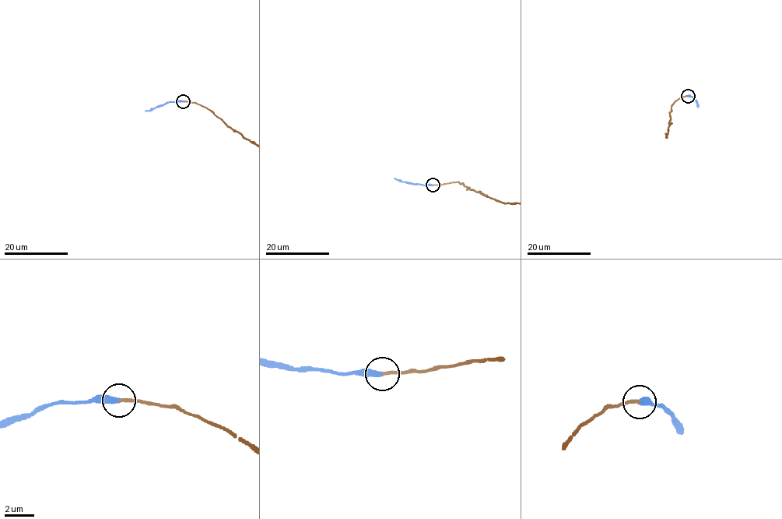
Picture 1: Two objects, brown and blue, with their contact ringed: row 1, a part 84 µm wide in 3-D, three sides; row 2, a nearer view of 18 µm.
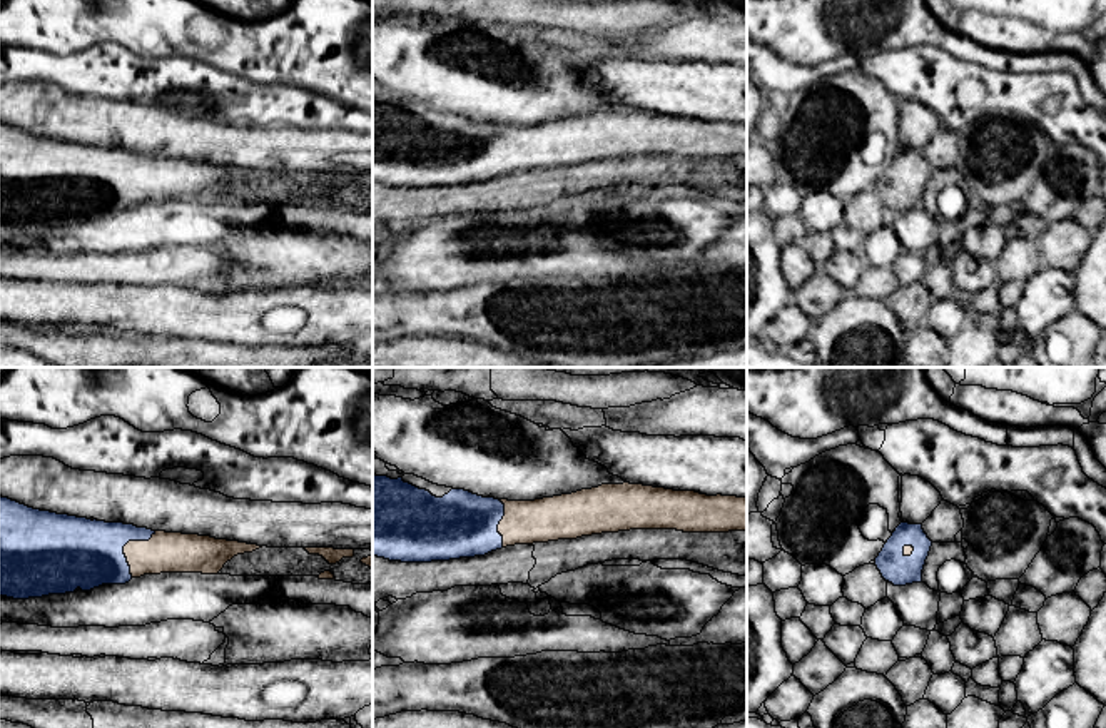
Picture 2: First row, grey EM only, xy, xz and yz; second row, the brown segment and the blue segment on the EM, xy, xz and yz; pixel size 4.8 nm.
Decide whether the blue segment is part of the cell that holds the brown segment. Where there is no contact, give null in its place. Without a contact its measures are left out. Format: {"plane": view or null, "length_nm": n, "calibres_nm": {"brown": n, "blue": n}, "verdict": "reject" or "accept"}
{"plane": "xy", "length_nm": 260, "calibres_nm": {"brown": 190, "blue": 340}, "verdict": "accept"}

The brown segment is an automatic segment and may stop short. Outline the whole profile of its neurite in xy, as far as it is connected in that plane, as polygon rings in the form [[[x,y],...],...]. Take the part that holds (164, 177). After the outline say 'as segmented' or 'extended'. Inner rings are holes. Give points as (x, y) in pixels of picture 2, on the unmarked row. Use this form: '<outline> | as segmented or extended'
[[[0,122],[0,222],[13,224],[13,225],[28,225],[28,224],[42,224],[48,220],[65,220],[74,219],[77,214],[82,217],[90,217],[102,210],[125,210],[132,204],[140,204],[144,200],[160,200],[160,199],[202,199],[202,200],[217,200],[227,187],[231,187],[237,180],[252,179],[262,172],[247,170],[239,167],[216,165],[211,162],[199,160],[182,160],[182,159],[165,159],[165,157],[152,157],[147,154],[137,154],[134,150],[124,149],[105,149],[97,145],[77,144],[68,140],[57,140],[50,137],[40,137],[12,127],[8,124]]] | extended

